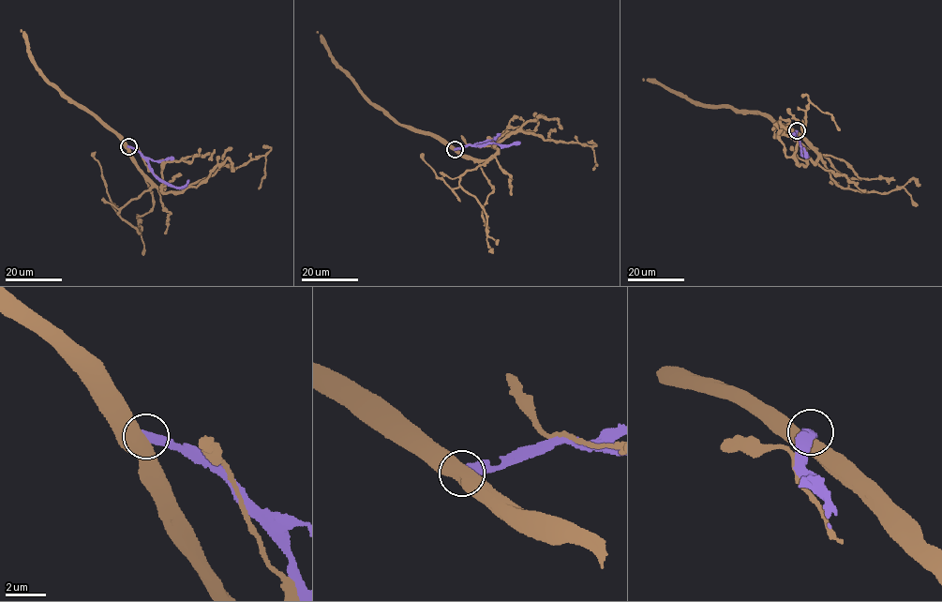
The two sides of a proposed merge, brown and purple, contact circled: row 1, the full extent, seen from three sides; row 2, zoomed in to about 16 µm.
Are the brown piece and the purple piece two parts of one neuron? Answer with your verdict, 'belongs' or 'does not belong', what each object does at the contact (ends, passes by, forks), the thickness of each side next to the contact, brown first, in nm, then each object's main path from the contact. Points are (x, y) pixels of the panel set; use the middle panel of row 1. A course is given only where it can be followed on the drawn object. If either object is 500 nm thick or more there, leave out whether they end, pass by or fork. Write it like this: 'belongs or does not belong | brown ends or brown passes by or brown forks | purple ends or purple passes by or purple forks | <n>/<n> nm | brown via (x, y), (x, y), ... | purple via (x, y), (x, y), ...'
does not belong | 550/400 nm | brown via (455, 149), (470, 158), (490, 158), (498, 143), (518, 130), (590, 146), (597, 164), (593, 170) | purple via (455, 149), (471, 144), (520, 142)

